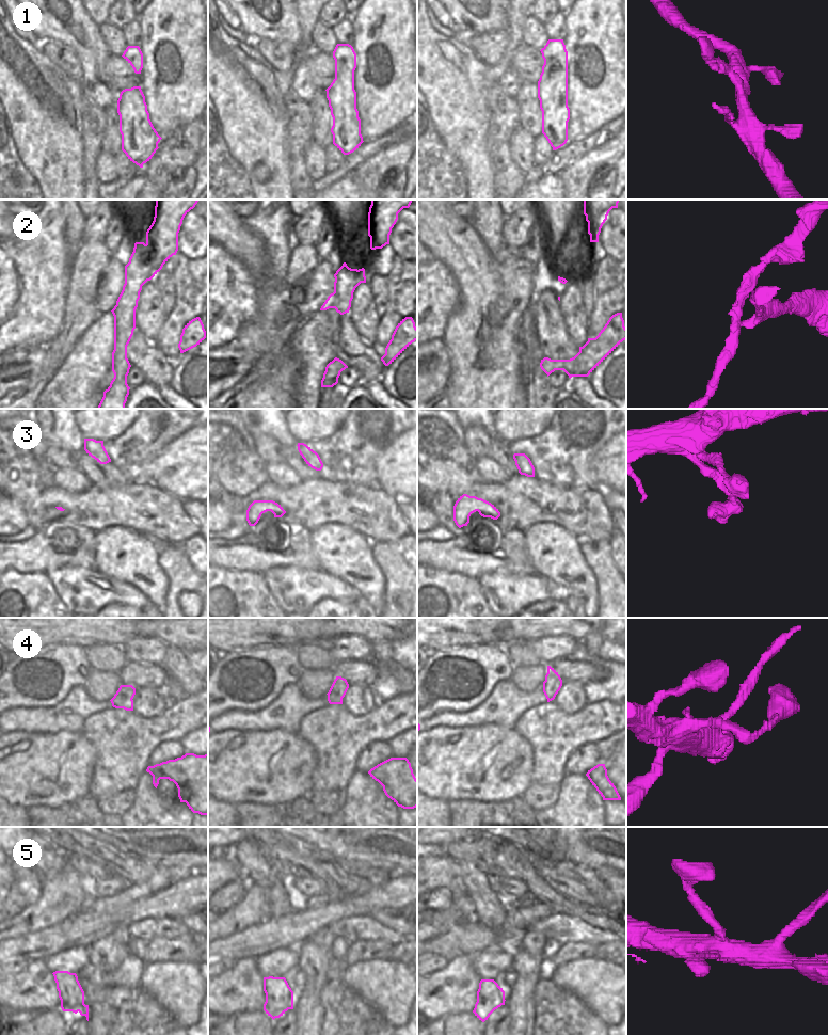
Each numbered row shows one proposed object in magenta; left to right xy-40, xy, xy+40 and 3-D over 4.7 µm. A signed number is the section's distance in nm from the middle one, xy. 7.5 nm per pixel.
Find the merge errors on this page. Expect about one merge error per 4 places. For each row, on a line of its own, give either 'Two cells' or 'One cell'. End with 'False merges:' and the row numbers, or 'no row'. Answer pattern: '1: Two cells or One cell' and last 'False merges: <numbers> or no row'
1: One cell
2: Two cells
3: One cell
4: Two cells
5: One cell
False merges: 2, 4

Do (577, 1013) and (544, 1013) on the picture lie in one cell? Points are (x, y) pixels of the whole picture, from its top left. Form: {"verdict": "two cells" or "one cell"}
{"verdict": "one cell"}

